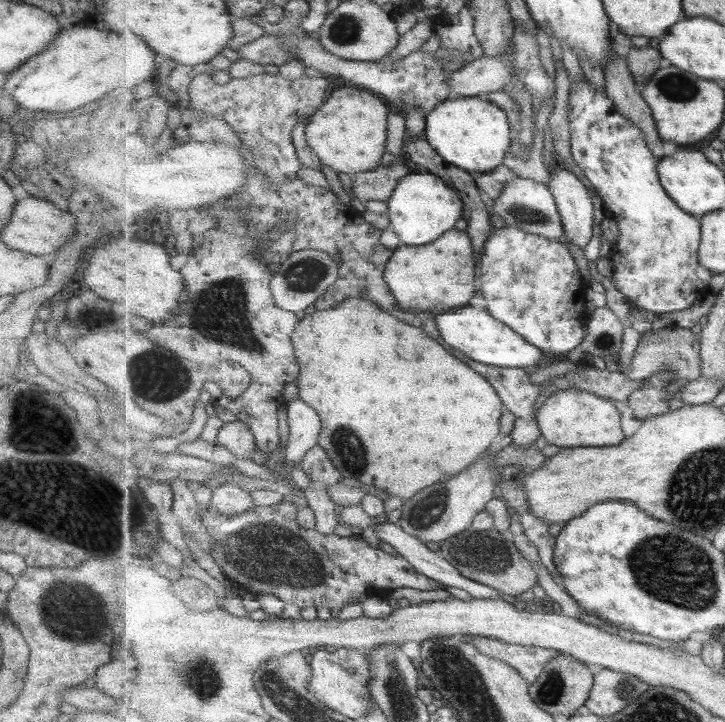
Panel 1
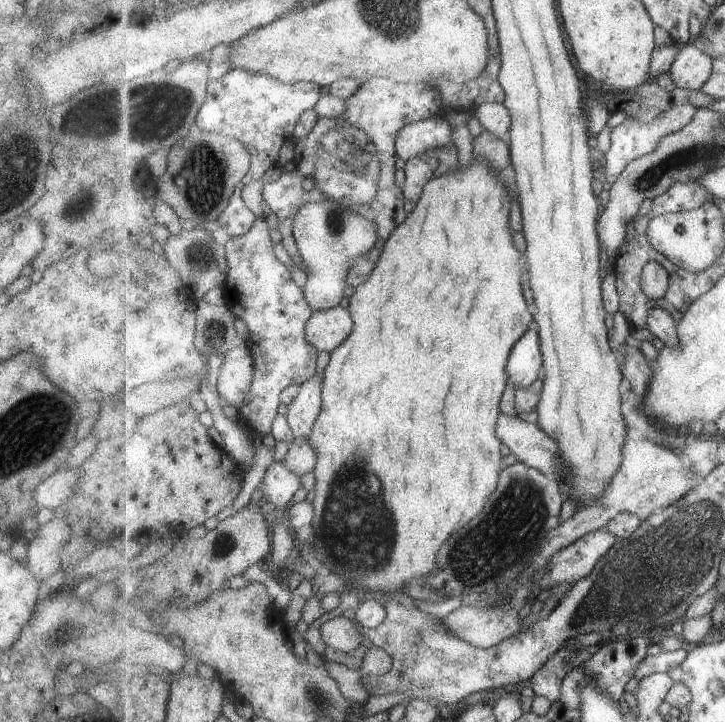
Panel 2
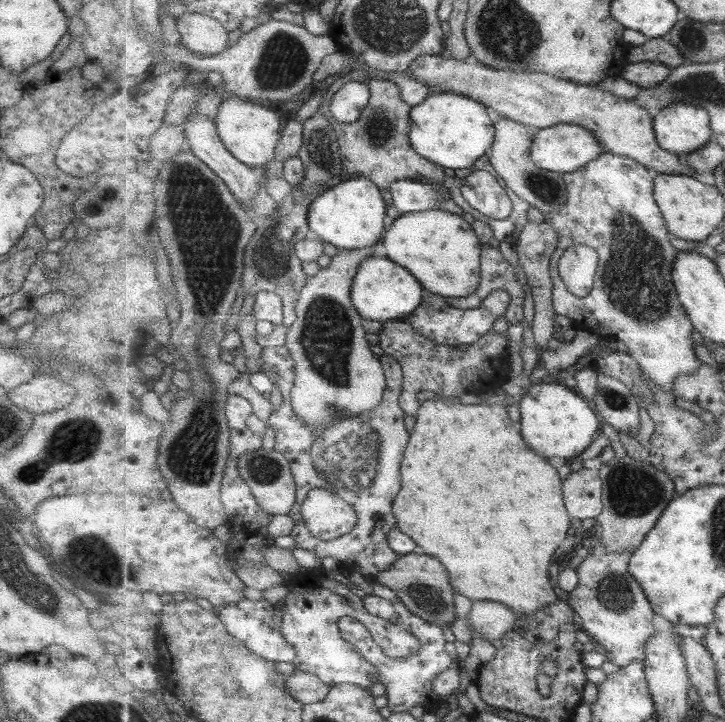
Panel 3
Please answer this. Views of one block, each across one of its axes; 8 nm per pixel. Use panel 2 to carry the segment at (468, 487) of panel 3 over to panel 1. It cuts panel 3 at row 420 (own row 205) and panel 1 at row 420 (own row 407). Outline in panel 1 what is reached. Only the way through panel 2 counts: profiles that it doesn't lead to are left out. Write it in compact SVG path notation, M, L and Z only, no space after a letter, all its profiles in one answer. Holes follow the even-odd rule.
M351 298L337 305L337 308L322 311L312 309L297 324L292 339L293 346L296 348L297 360L300 363L300 375L296 381L299 398L319 413L323 420L319 445L329 453L333 464L345 478L356 479L364 486L388 491L388 494L401 499L413 499L413 496L416 496L421 490L433 484L445 483L452 479L451 476L458 475L469 468L487 448L491 448L493 442L496 443L501 437L499 418L503 416L505 408L504 402L497 394L493 384L481 374L477 374L473 368L469 368L463 360L457 360L453 354L449 354L441 344L437 344L433 338L429 338L427 332L397 320L395 316L383 312L378 304L361 298Z

